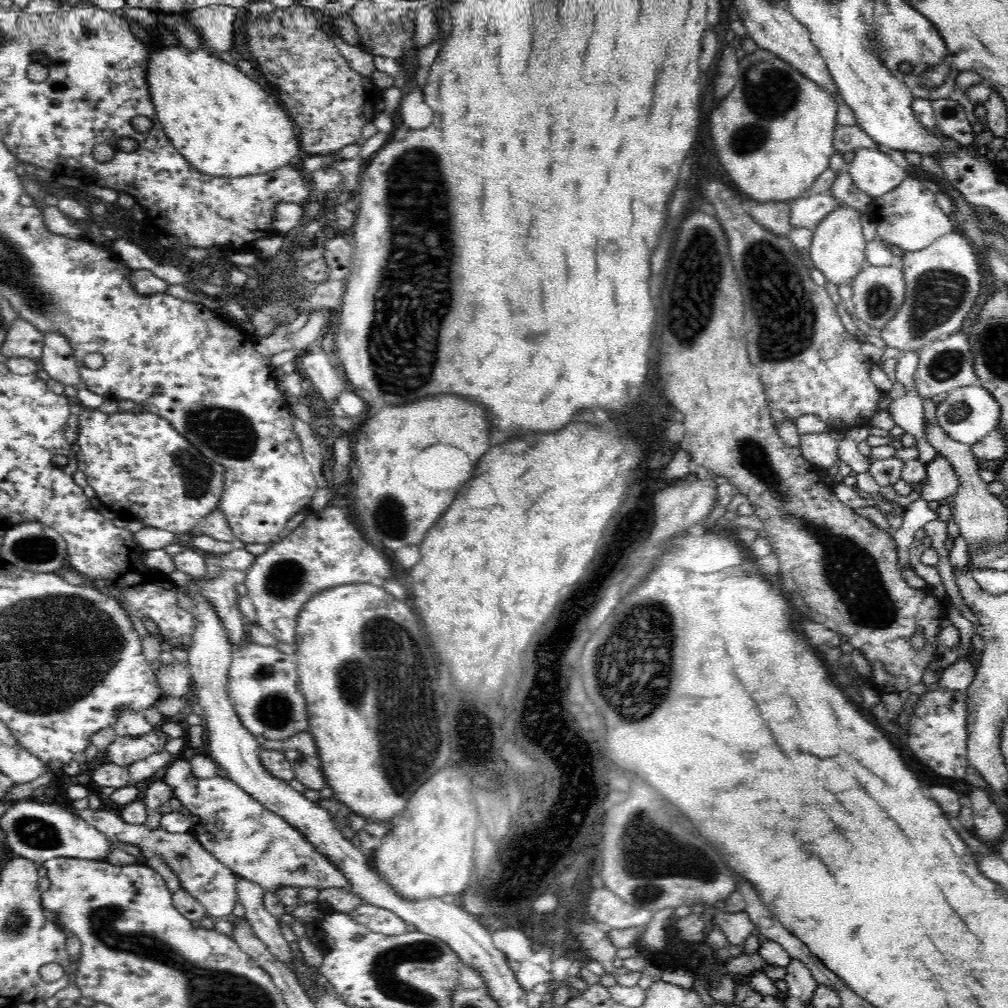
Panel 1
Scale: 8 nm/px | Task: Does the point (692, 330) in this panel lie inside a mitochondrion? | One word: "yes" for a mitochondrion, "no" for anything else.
yes

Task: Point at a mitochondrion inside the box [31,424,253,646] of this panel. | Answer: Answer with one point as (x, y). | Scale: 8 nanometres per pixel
(200, 473)

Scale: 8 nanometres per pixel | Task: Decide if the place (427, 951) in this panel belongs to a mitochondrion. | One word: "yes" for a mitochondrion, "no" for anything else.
yes

